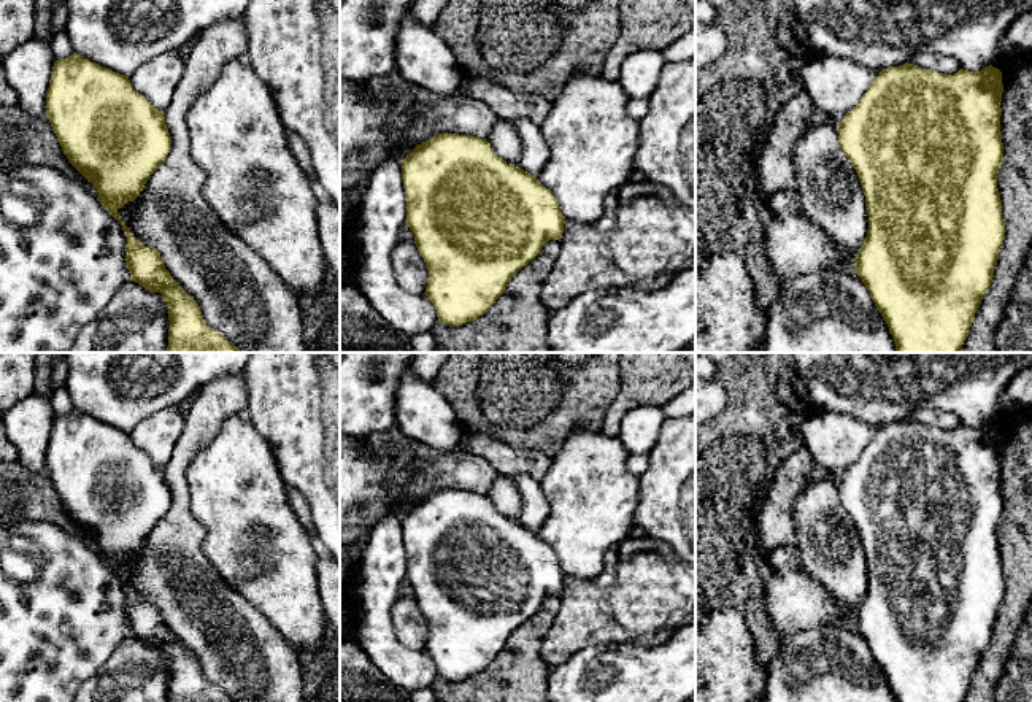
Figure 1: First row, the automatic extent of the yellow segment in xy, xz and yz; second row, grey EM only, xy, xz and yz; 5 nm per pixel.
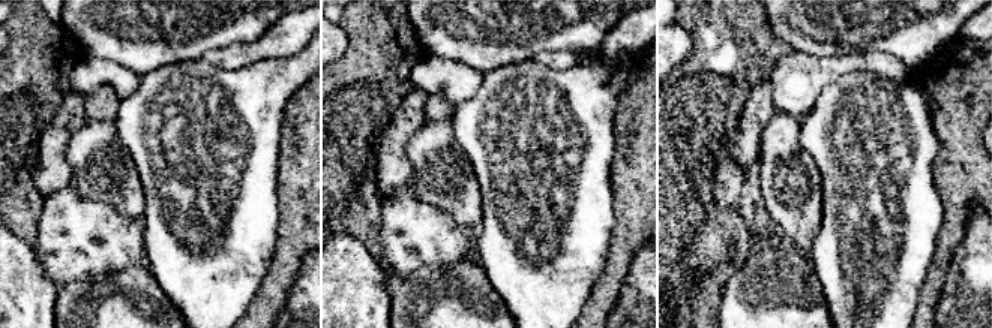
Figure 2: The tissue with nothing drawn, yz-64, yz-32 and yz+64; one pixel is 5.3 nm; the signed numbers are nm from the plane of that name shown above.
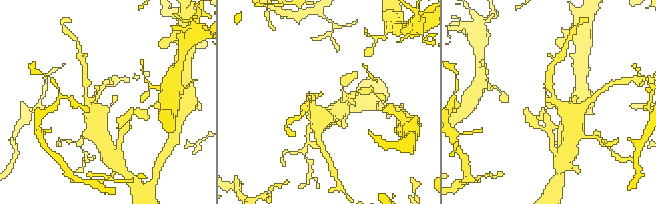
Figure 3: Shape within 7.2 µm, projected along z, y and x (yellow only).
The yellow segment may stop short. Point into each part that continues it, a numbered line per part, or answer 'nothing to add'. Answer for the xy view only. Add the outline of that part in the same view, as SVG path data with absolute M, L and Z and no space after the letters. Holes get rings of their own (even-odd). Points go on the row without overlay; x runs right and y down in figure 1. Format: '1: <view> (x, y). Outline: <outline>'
nothing to add

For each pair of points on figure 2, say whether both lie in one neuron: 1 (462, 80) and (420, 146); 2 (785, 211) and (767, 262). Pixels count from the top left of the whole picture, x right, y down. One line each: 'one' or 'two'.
1: two
2: two

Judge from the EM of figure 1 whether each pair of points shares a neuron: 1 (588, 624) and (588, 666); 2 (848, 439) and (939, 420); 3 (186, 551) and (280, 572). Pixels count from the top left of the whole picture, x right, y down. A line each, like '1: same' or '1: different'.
1: different
2: same
3: different

